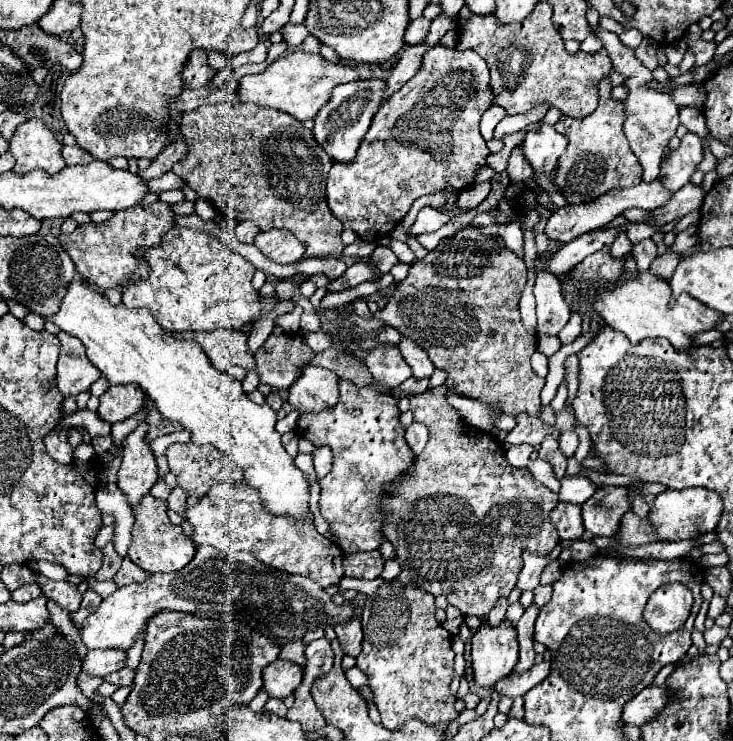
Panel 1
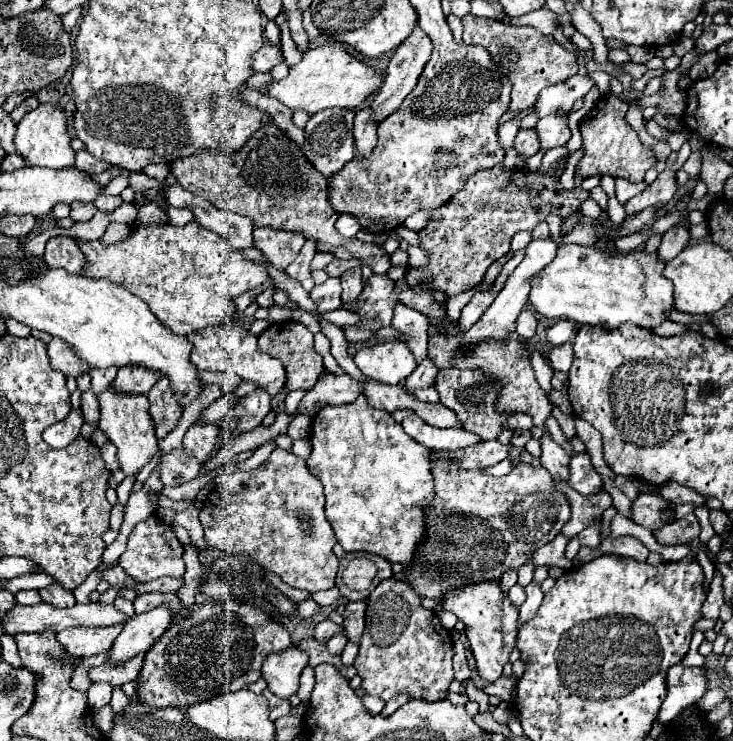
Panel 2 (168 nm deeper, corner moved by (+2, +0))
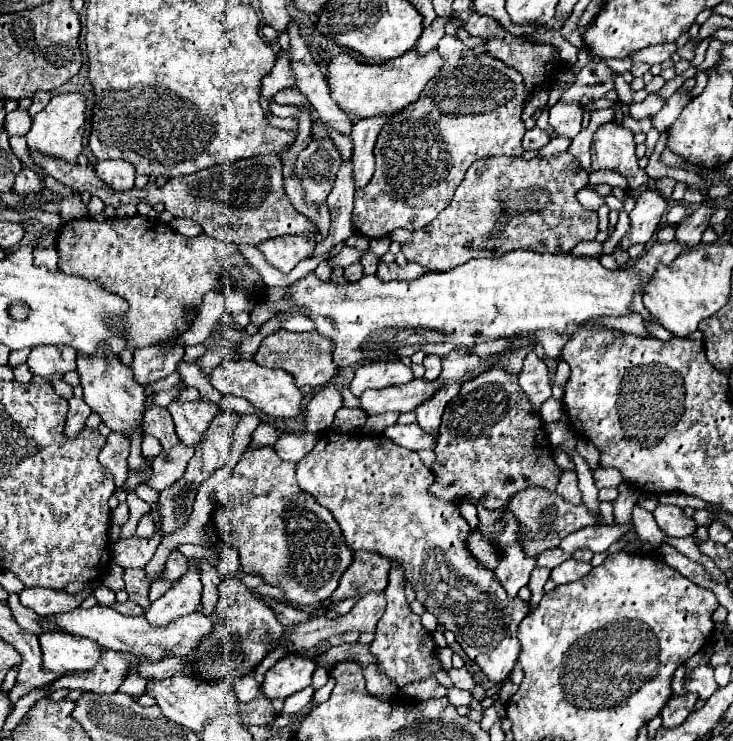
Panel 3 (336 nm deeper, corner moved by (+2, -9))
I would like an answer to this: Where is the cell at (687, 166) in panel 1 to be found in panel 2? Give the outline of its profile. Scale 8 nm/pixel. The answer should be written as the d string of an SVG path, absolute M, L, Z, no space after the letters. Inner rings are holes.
M671 153L669 159L667 159L667 169L639 195L635 195L633 199L629 199L625 203L625 213L627 215L637 215L641 213L643 209L649 209L649 207L663 207L669 203L669 199L675 195L677 191L677 181L675 181L675 173L669 169L671 163L675 161L677 153Z

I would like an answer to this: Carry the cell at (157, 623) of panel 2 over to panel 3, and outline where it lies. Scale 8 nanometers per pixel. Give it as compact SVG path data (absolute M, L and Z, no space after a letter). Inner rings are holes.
M189 568L179 584L175 584L171 590L167 590L159 600L155 600L149 610L145 612L145 618L151 626L167 626L181 616L197 612L201 600L201 580L197 570Z

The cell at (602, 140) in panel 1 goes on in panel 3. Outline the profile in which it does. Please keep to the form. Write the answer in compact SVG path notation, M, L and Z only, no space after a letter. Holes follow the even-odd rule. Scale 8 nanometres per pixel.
M605 122L593 134L591 144L591 168L597 170L615 170L627 178L629 188L639 188L647 184L649 176L639 166L639 158L635 156L633 134L627 128L617 126L615 122Z

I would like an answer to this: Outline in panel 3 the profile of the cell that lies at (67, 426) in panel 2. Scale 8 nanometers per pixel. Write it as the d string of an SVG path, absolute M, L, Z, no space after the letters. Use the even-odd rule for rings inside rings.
M69 398L69 414L67 414L67 424L65 424L65 438L73 440L77 438L83 428L85 428L85 420L89 418L91 410L89 406L85 404L85 400L79 400L79 398Z

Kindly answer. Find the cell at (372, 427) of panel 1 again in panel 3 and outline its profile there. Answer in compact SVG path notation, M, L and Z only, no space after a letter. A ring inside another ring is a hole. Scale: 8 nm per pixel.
M327 430L319 436L315 448L297 464L297 482L301 490L309 492L333 514L341 526L349 550L375 552L403 568L405 578L415 588L417 600L439 620L441 626L455 632L461 648L493 684L501 684L511 674L521 650L517 626L527 616L529 606L519 598L509 598L499 578L471 560L471 554L465 550L469 524L459 512L459 502L443 500L429 492L433 472L421 462L417 452L397 446L385 434L365 436Z

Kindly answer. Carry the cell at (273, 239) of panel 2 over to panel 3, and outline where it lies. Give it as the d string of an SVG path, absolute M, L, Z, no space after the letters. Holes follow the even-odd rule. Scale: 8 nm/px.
M281 236L271 238L269 242L261 242L257 248L263 252L267 262L281 272L291 272L299 260L307 258L317 244L317 238L301 238L301 236Z

